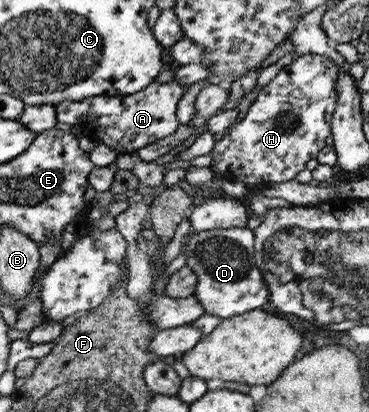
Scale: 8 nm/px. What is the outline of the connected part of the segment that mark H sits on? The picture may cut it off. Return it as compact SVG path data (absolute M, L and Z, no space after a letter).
M306 54L284 66L259 92L245 118L227 129L227 134L215 142L215 147L210 152L213 158L210 169L218 176L244 182L250 187L295 179L296 174L306 168L305 164L309 160L317 158L319 151L326 146L325 140L332 134L337 78L337 66L327 55Z

